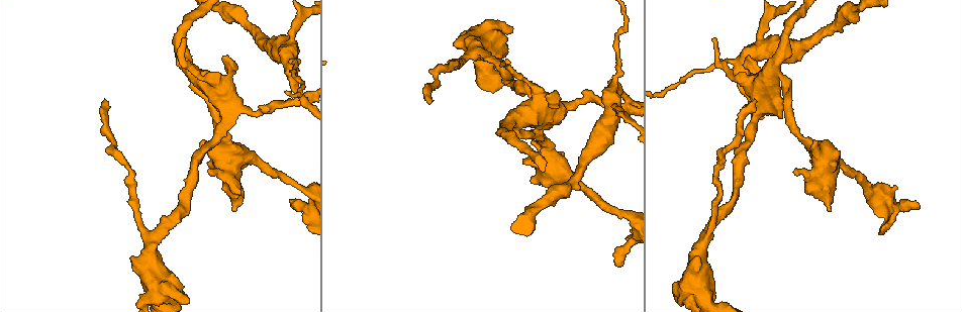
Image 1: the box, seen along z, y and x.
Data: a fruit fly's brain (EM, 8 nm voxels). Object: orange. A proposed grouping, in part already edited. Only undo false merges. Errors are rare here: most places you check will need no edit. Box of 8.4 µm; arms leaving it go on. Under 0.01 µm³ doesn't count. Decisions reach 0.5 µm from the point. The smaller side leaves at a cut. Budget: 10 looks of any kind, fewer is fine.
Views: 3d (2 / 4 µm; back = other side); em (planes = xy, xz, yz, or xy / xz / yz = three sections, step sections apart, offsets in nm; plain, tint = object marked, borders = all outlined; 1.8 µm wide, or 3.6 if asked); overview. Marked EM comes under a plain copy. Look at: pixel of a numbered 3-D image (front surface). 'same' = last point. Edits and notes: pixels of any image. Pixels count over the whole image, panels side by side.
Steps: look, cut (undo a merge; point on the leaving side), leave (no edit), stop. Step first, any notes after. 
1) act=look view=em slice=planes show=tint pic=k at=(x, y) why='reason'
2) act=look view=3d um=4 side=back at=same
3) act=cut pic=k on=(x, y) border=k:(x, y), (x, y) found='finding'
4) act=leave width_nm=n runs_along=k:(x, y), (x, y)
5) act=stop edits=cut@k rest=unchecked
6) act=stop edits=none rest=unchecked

act=look view=em um=3.6 slice=planes show=tint pic=1 at=(826, 165) why='four-way junction'

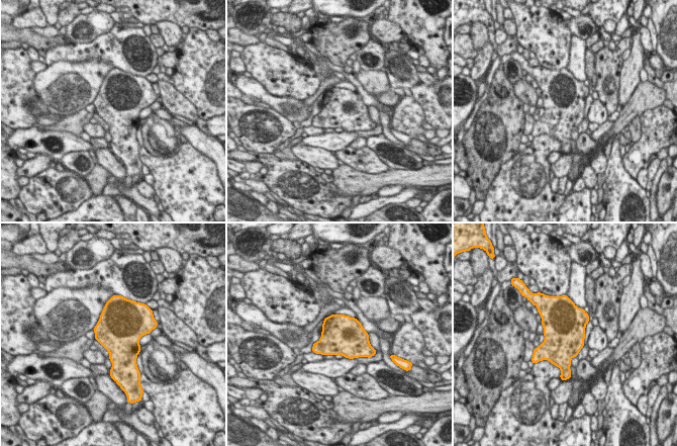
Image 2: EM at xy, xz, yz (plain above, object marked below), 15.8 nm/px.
act=leave found='all the same cell'

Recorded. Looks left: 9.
act=look view=em um=3.6 slice=xz step=16 show=tint pic=1 at=(550, 111) why='sharp bend'

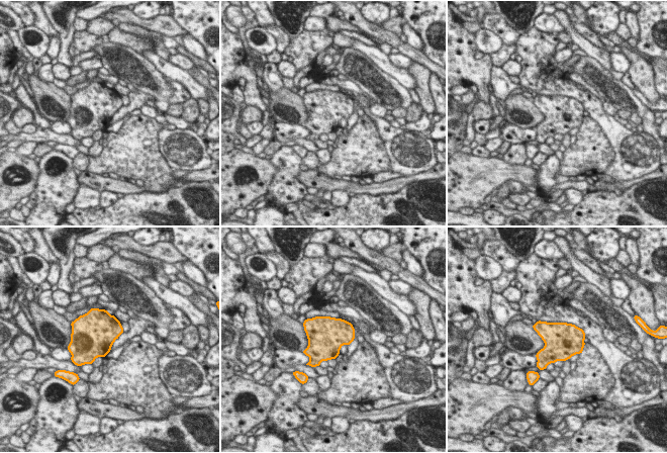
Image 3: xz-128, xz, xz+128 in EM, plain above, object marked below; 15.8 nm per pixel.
act=look view=em um=3.6 slice=planes show=tint at=same

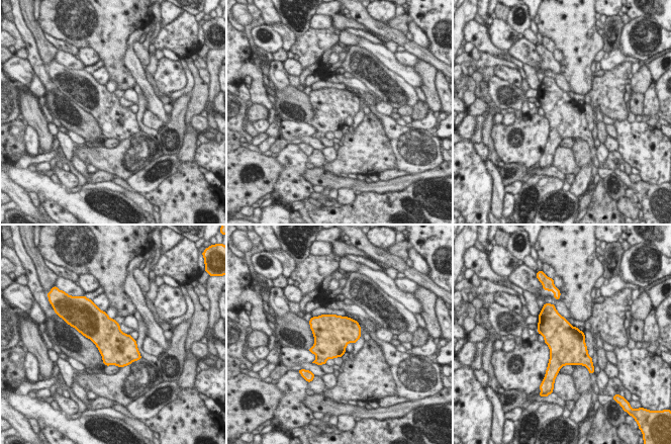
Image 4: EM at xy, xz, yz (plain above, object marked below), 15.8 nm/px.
act=leave found='all the same cell'

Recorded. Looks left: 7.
act=look view=em slice=planes show=tint pic=1 at=(624, 103) why='calibre changes'

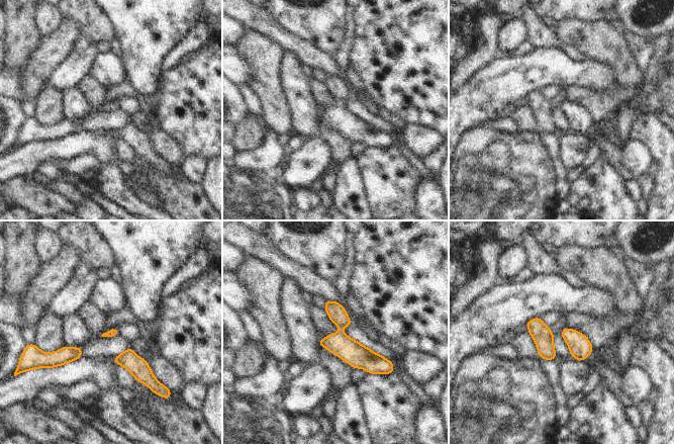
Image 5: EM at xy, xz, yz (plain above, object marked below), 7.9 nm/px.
act=leave runs_along=5:(327, 302), (341, 337), (387, 365) found='all the same cell'

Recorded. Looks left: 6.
act=look view=em slice=xy step=4 show=tint pic=1 at=(704, 237) why='calibre changes'

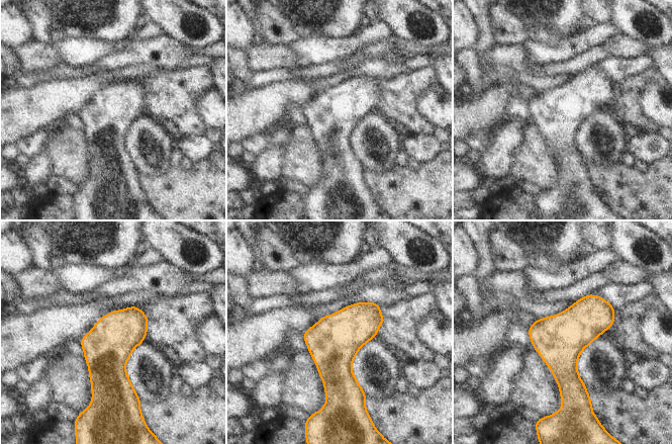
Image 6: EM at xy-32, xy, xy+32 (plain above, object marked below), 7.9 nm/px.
act=leave found='one cell here'

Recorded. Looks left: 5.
act=stop edits=none rest=unchecked

